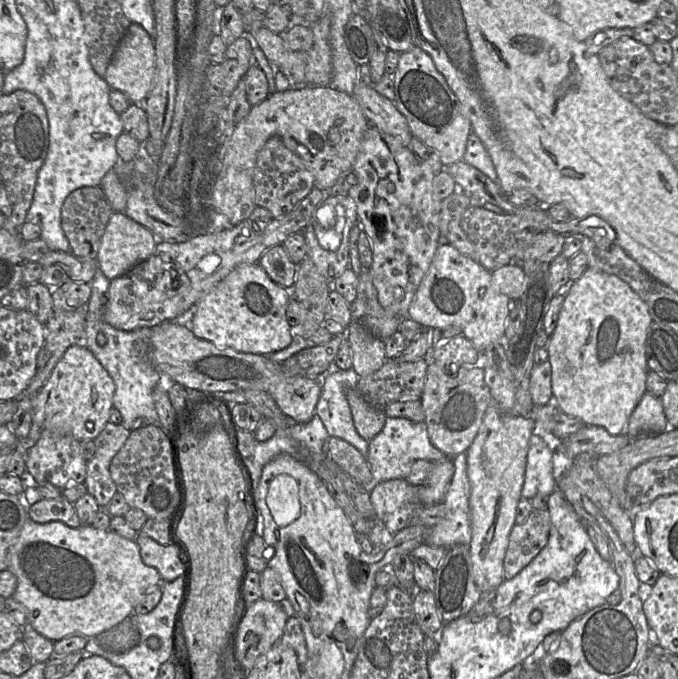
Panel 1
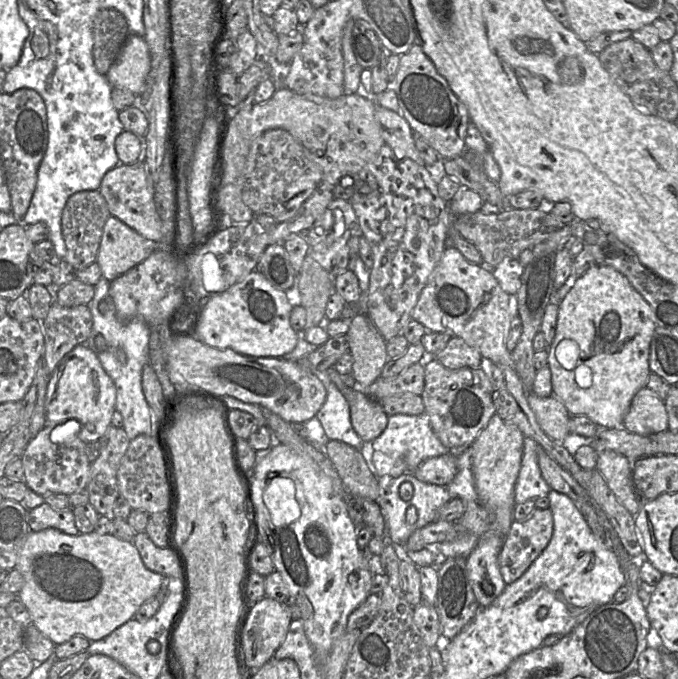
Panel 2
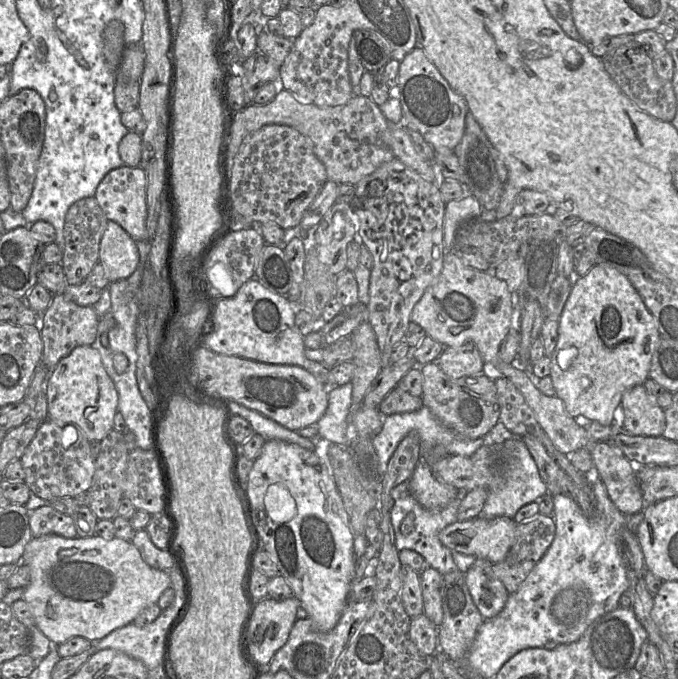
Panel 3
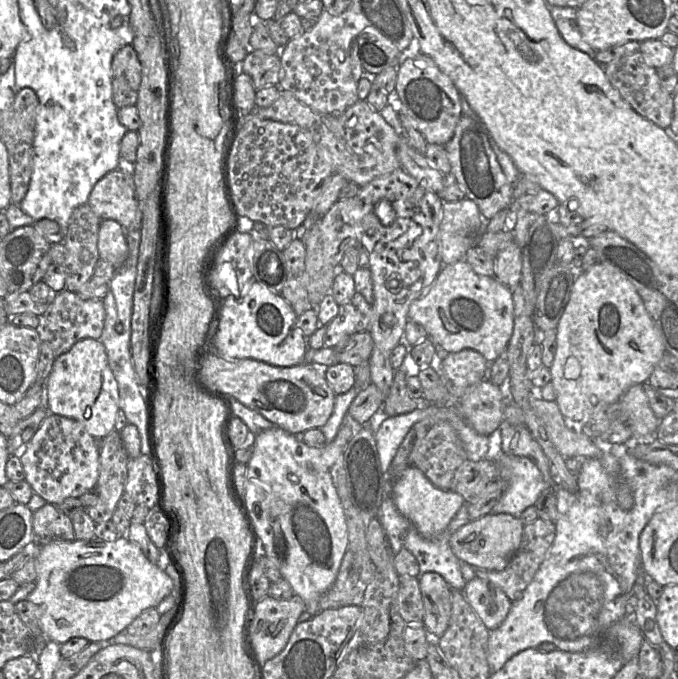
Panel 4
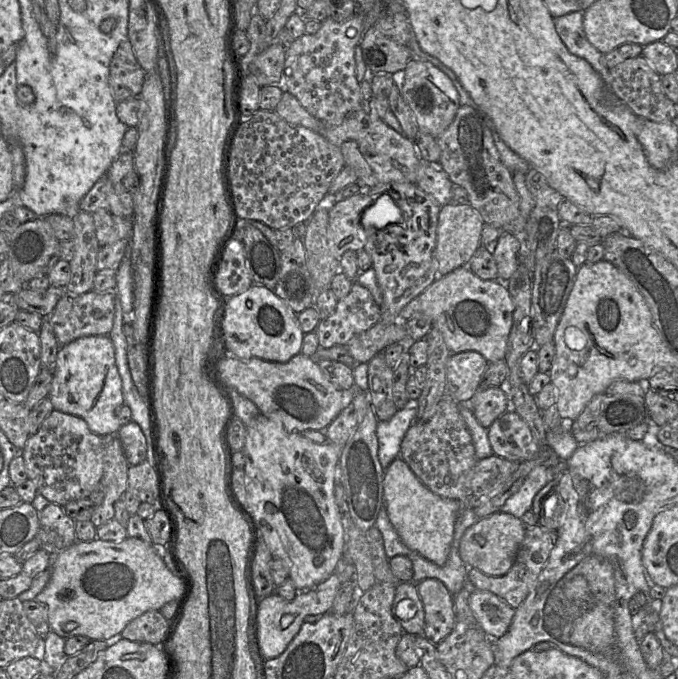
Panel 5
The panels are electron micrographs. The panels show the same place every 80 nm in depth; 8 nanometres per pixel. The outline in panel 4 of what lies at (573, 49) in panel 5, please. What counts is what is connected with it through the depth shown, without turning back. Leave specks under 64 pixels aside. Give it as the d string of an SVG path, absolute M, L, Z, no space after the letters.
M550 7L551 17L563 40L572 48L594 58L596 51L582 38L577 24L577 8Z

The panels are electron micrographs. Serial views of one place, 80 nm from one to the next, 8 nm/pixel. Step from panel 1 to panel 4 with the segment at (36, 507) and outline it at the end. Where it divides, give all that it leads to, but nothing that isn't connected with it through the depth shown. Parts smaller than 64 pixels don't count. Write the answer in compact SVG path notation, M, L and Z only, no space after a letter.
M51 503L33 512L32 525L33 542L37 547L53 541L76 539L72 519Z

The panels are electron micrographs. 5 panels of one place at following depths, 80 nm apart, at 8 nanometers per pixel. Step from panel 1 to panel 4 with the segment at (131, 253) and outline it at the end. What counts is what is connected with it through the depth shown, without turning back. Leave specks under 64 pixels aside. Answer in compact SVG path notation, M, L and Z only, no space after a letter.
M103 219L99 226L98 236L99 257L120 268L127 256L128 245L126 231L116 220Z

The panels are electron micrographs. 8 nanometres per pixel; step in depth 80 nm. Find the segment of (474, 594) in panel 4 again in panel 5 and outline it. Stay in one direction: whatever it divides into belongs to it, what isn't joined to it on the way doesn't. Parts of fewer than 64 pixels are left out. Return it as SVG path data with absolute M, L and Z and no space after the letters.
M476 589L469 595L468 604L490 638L500 638L508 631L515 609L505 600L492 592Z

